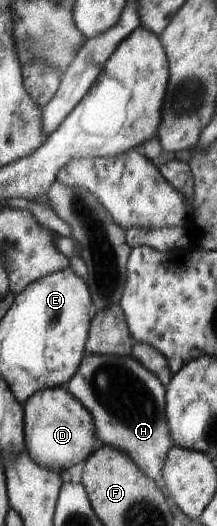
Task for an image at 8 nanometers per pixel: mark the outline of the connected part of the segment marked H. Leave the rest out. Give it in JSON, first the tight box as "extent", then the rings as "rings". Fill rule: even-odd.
{"extent":[66,353,172,483],"rings":[[[85,353],[75,375],[66,383],[67,391],[79,400],[85,409],[91,413],[96,437],[104,444],[124,451],[137,467],[146,473],[155,483],[162,481],[162,467],[172,446],[172,437],[166,417],[166,389],[159,378],[147,371],[143,364],[131,356],[116,356],[113,354]]]}

